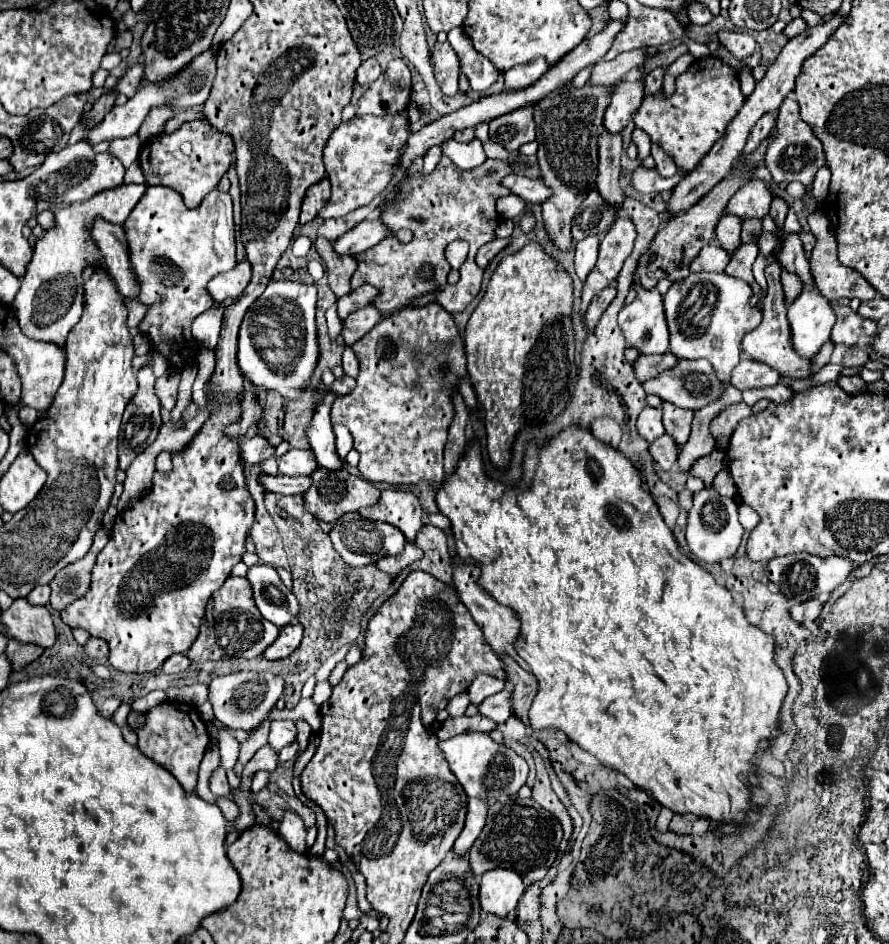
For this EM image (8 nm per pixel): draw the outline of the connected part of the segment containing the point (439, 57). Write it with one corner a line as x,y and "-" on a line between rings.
438,42
432,48
432,62
434,62
434,74
436,80
446,96
454,96
458,92
458,76
460,76
460,66
458,66
458,56
452,50
448,42

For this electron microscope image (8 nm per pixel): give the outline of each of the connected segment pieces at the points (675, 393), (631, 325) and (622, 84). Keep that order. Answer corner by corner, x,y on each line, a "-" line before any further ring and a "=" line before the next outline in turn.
678,360
678,364
670,370
664,370
658,374
658,378
650,378
644,384
646,394
656,394
662,400
674,402
680,408
690,408
690,410
700,410
702,406
714,402
720,398
722,392
722,382
716,378
710,362
706,360
=
638,290
632,304
626,304
618,314
618,324
628,346
640,354
668,352
668,326
662,304
662,294
654,290
=
644,76
636,82
620,80
614,86
610,106
604,114
604,126
612,134
622,132
622,128
630,122
632,114
638,110
640,102
644,100

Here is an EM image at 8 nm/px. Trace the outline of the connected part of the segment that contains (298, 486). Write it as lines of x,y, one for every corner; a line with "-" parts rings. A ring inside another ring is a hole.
260,474
258,484
266,492
280,492
280,494
304,494
310,488
310,478
308,476
268,476

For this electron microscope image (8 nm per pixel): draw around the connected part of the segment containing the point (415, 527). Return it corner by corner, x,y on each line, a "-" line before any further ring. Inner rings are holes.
386,488
382,490
380,500
374,506
362,508
360,514
370,520
382,520
402,530
406,540
414,540
418,530
424,526
422,522
422,506
418,498
400,488

